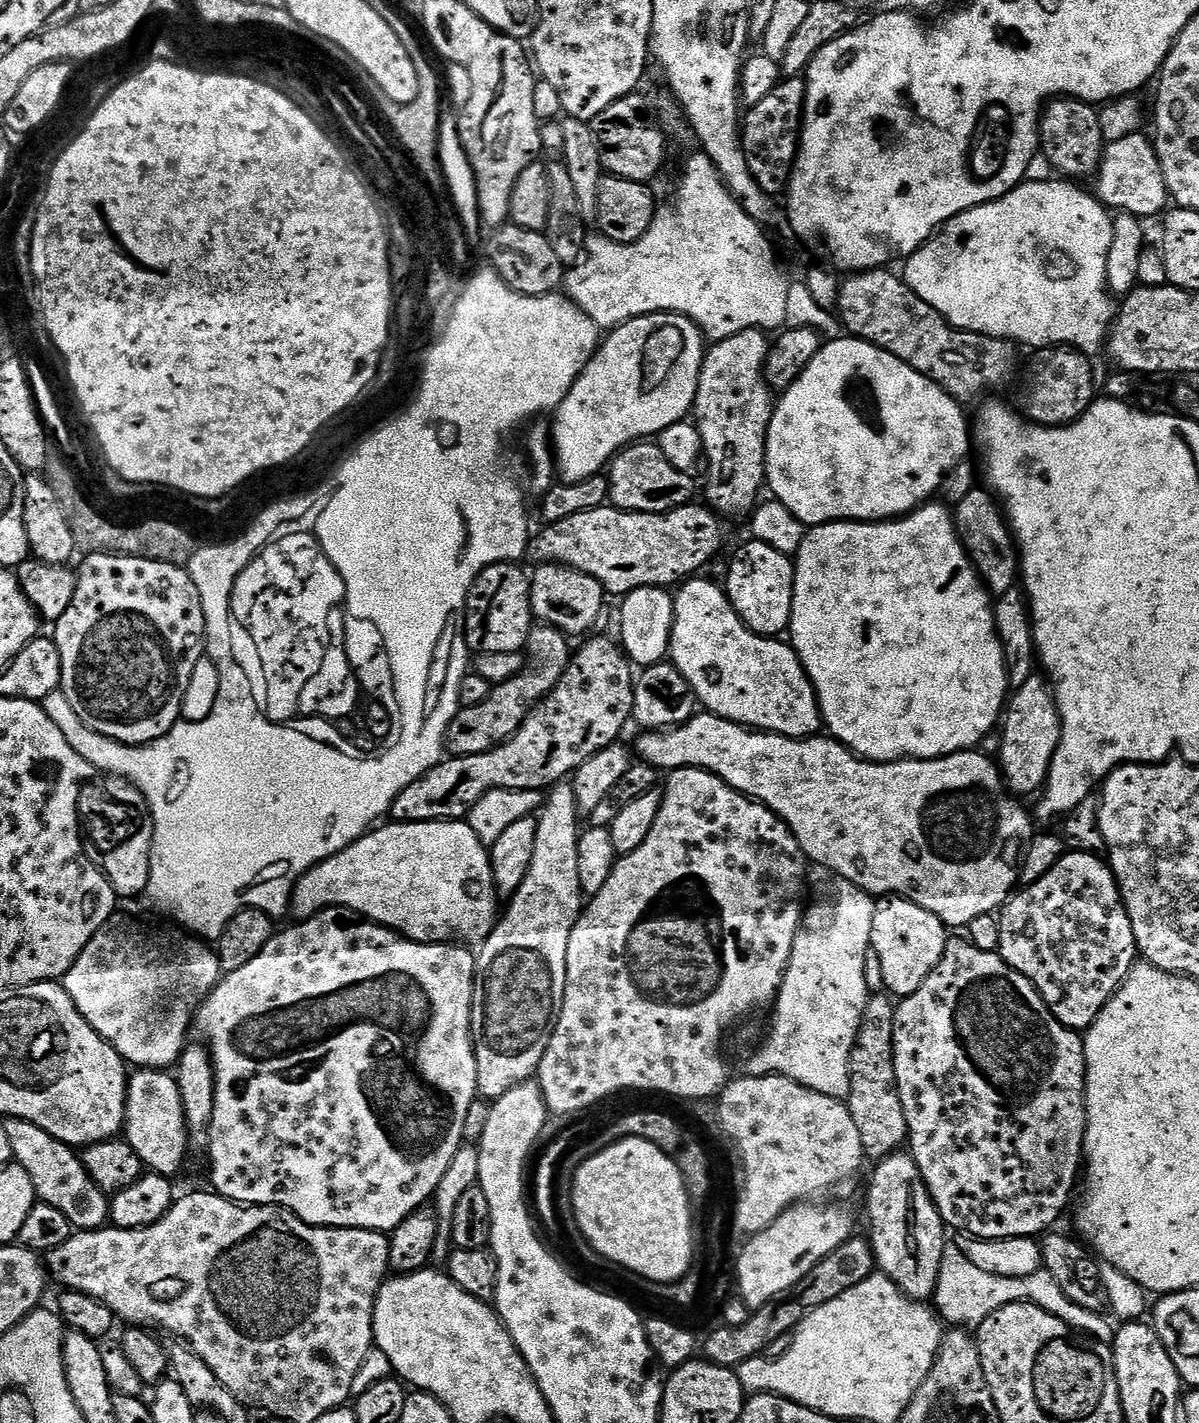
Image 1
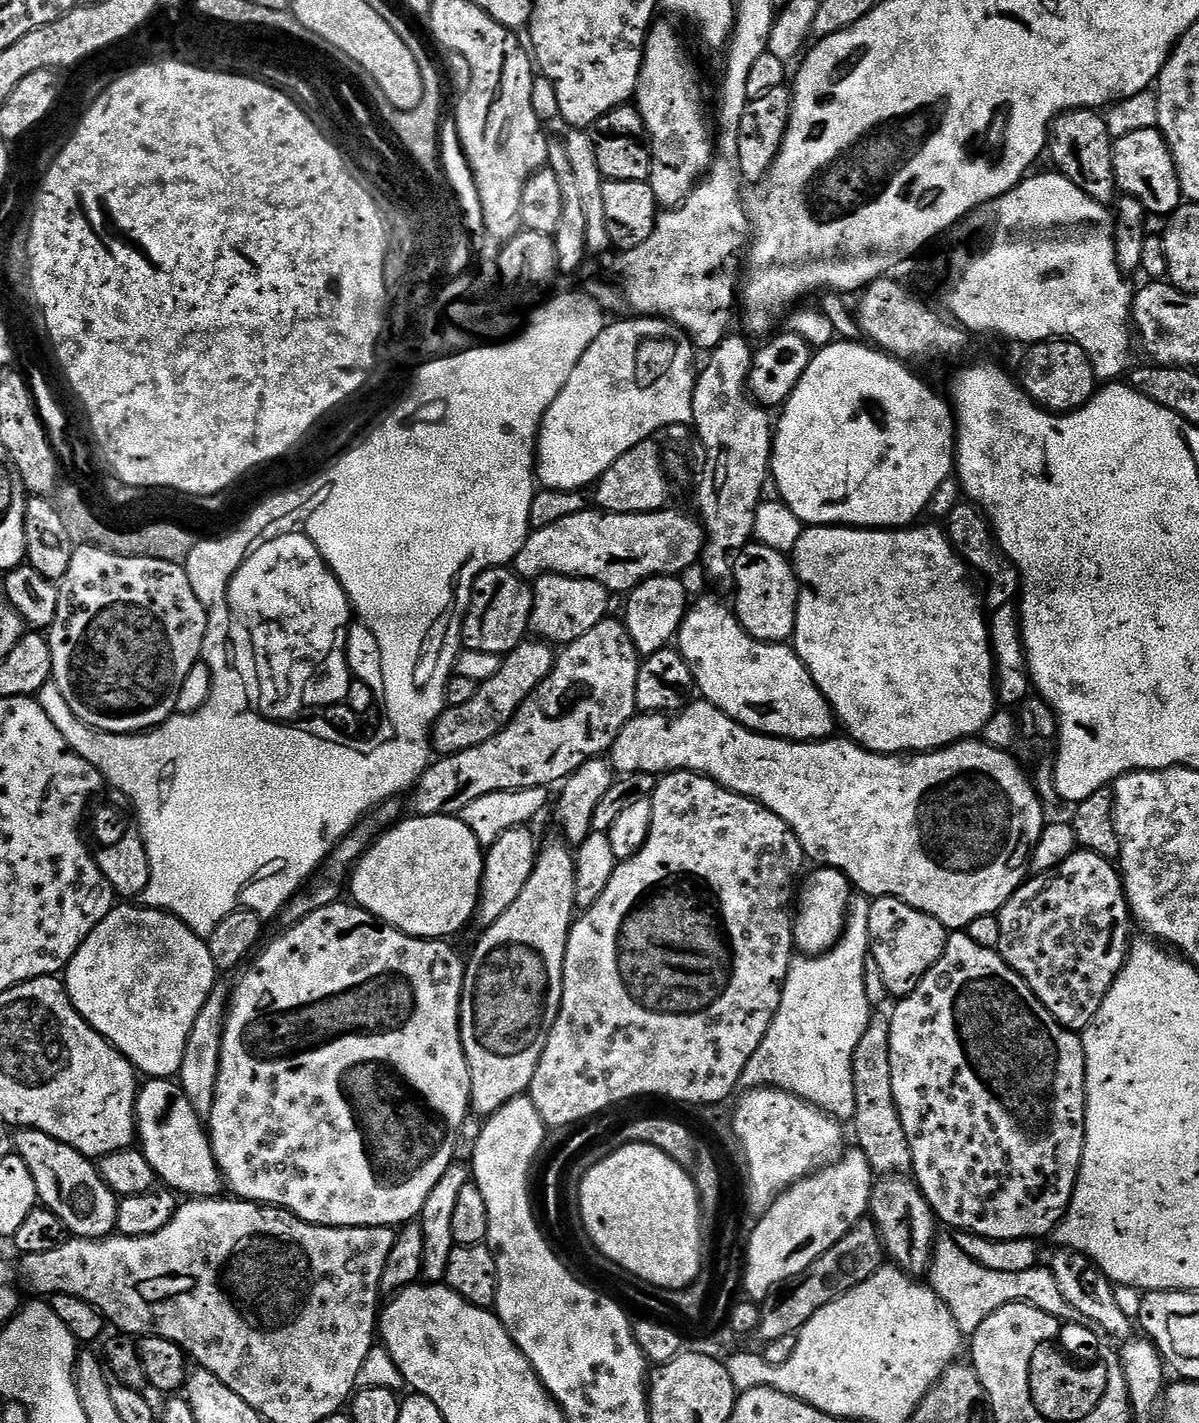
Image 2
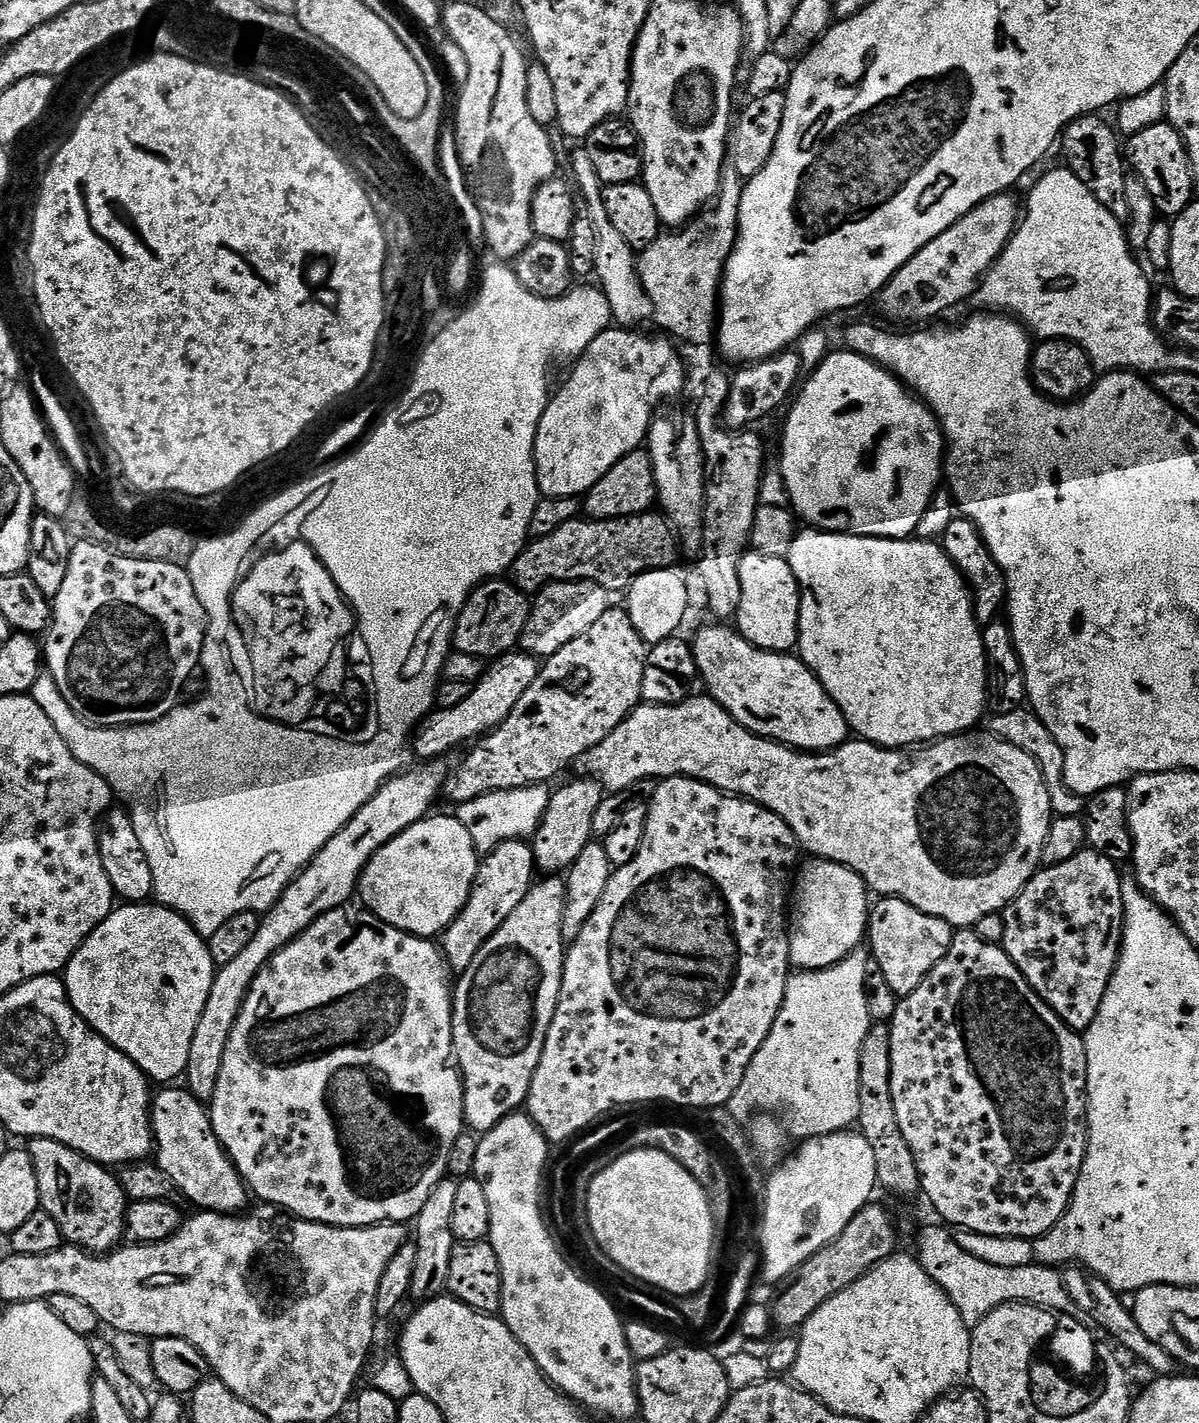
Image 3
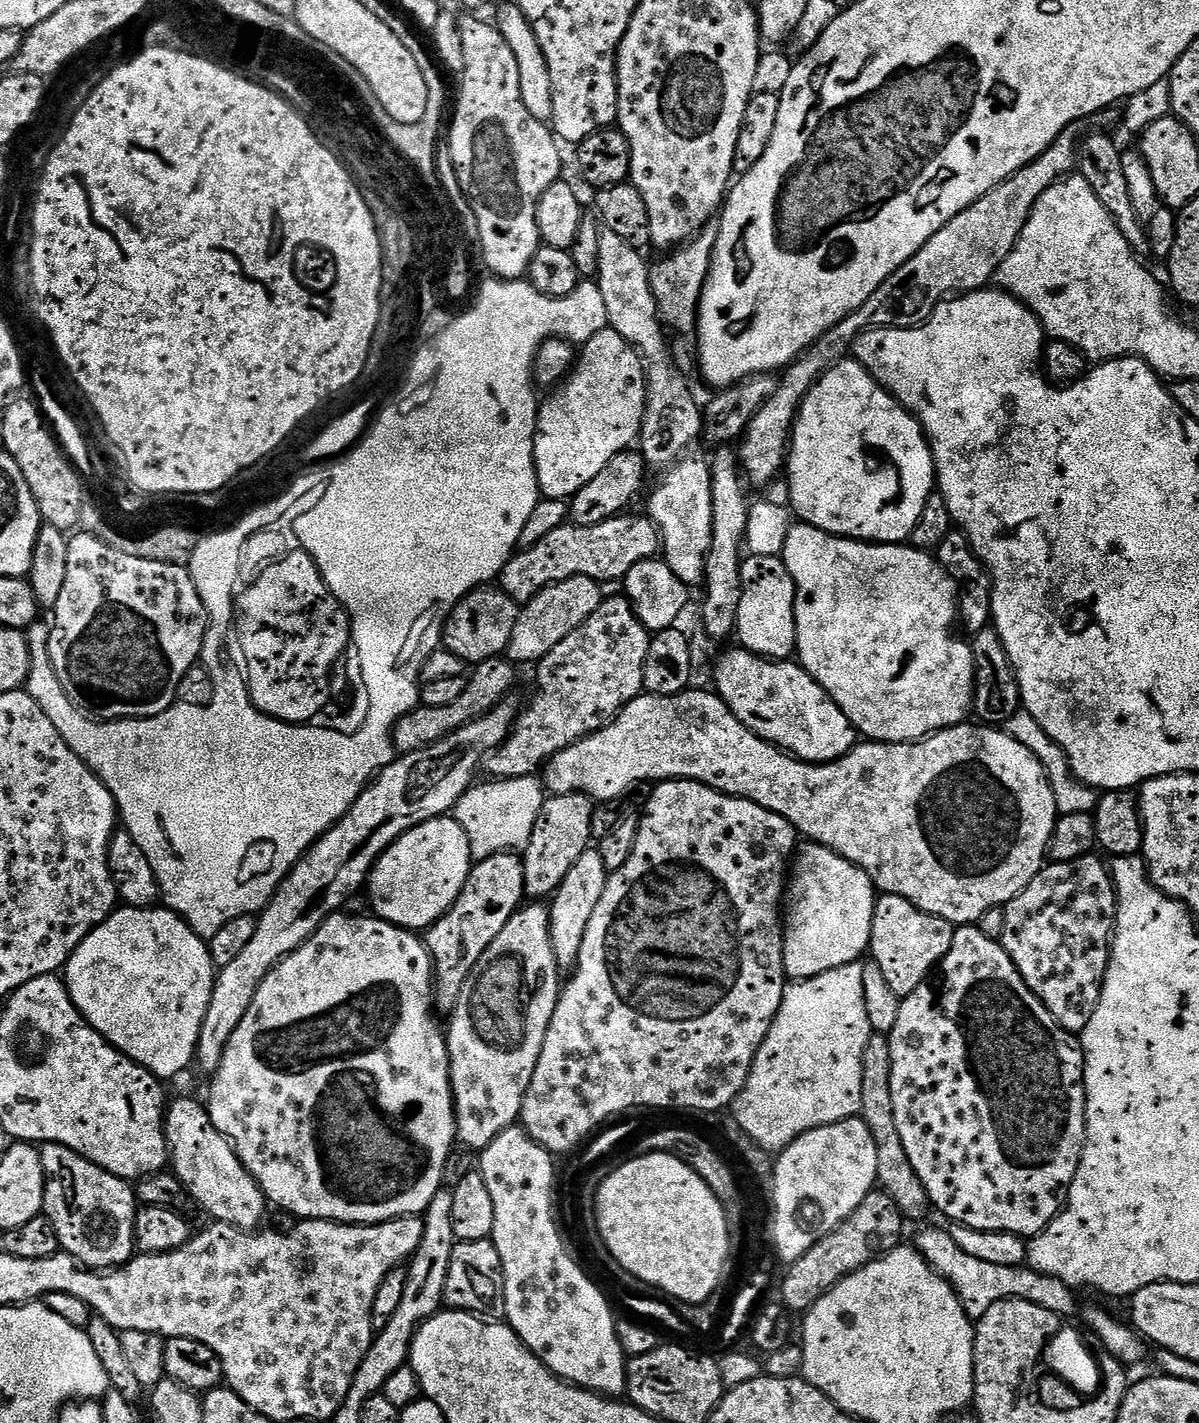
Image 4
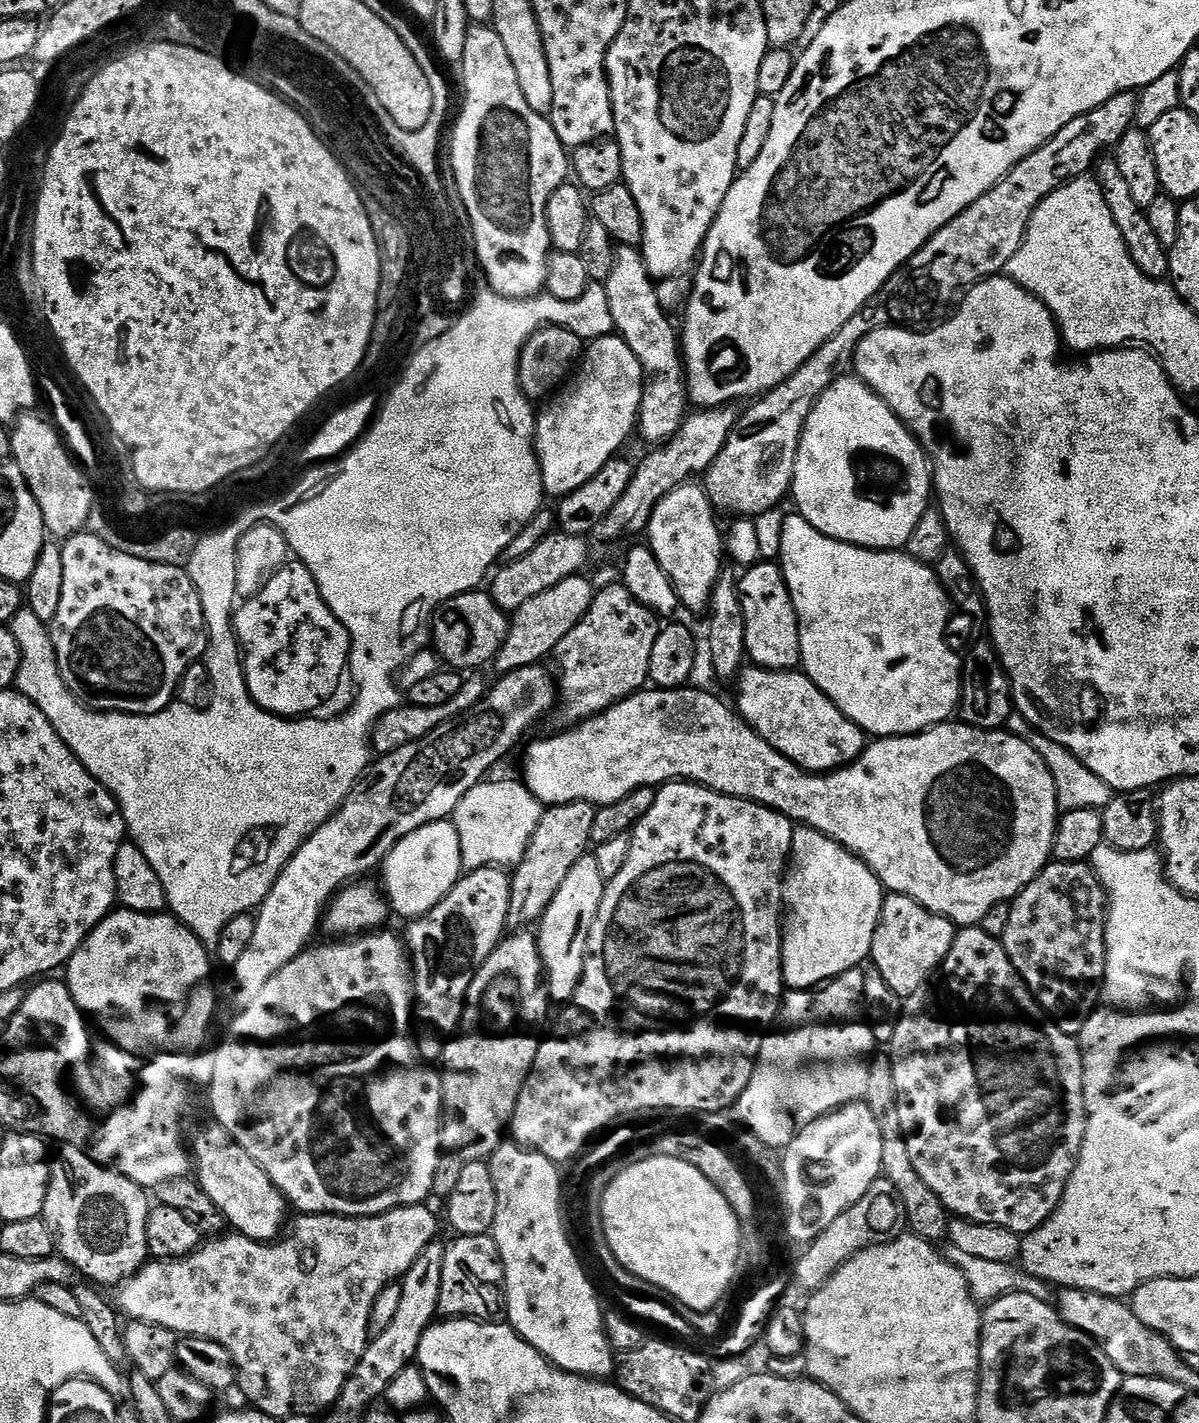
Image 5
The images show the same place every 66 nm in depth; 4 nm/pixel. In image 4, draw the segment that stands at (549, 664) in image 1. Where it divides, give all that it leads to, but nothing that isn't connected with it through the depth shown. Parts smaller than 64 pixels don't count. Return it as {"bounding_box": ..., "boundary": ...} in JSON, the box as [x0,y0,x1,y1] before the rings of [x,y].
{"bounding_box":[392,656,517,753],"boundary":[[[495,656],[489,660],[482,661],[471,669],[470,679],[463,692],[455,702],[447,706],[423,706],[407,712],[392,728],[392,742],[397,753],[413,752],[422,750],[442,737],[450,735],[454,730],[466,726],[471,720],[485,716],[492,708],[496,708],[506,699],[509,699],[512,687],[516,684],[517,665],[507,658]]]}

